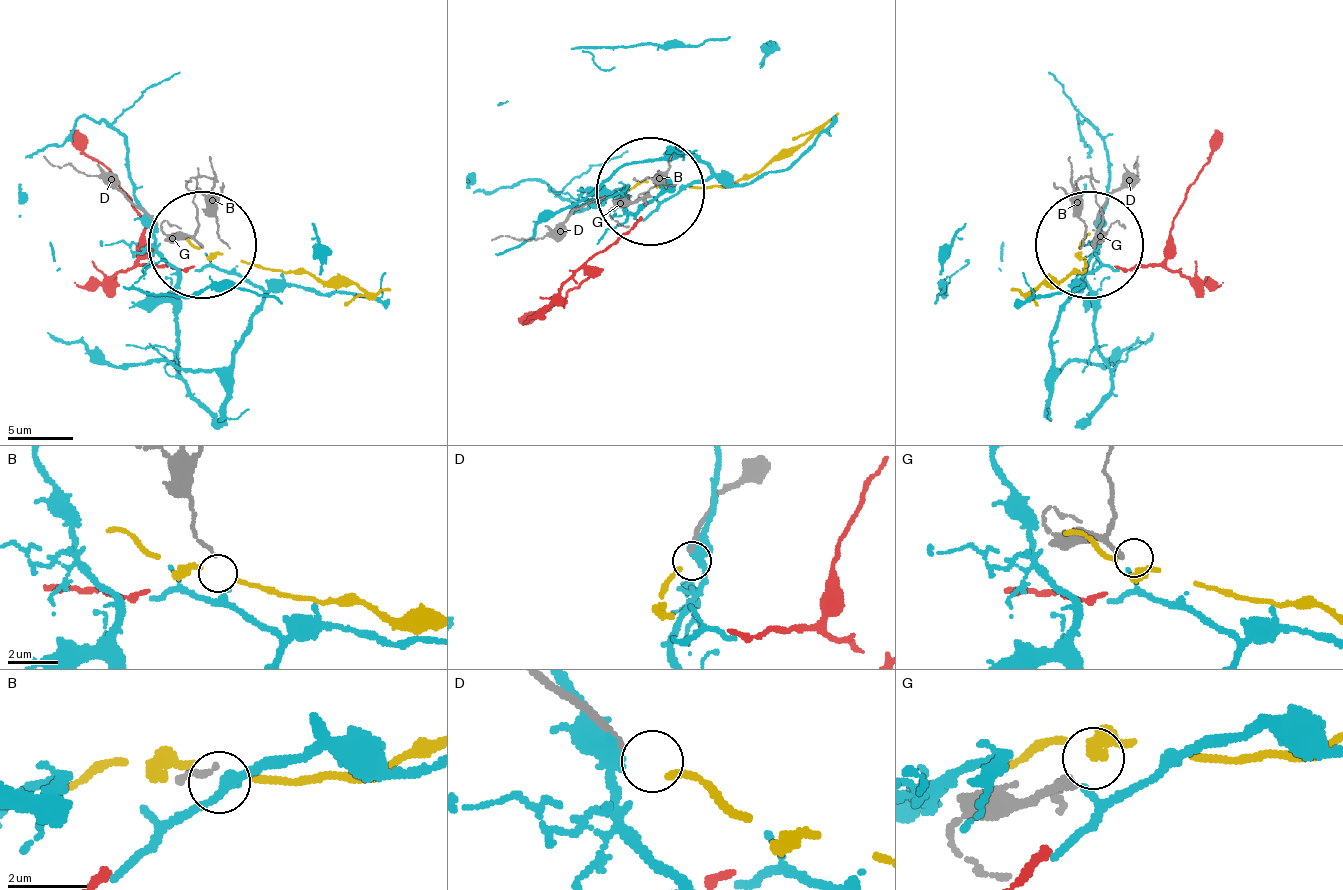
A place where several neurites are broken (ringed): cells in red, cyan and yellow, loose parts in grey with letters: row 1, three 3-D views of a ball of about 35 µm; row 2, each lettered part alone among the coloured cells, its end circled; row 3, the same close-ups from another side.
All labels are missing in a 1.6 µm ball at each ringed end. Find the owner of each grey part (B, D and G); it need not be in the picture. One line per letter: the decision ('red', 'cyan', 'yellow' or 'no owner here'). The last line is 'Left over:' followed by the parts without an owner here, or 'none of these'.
B: cyan
D: yellow
G: no owner here
Left over: G

